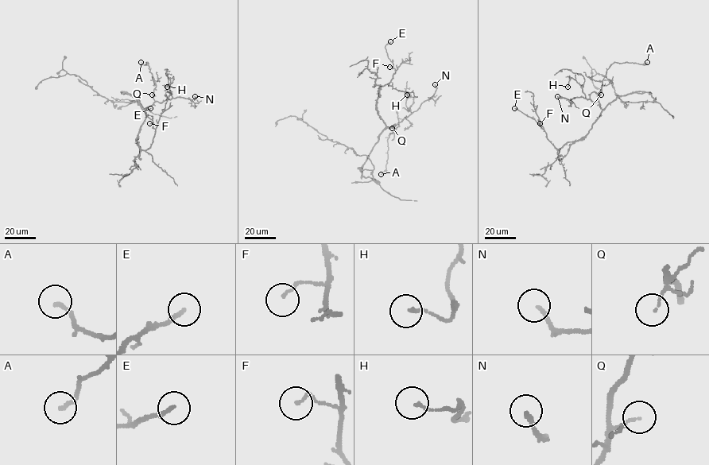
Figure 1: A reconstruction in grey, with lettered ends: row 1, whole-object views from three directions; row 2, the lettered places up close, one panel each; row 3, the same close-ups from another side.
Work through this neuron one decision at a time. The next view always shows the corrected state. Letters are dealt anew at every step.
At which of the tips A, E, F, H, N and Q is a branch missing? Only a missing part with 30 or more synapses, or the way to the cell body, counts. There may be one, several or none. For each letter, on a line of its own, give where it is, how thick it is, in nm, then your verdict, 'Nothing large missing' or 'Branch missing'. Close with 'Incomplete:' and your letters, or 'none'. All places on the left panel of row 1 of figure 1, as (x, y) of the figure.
A: Place: (141, 62). Thickness 170 nm. Nothing large missing
E: Place: (150, 108). Thickness 190 nm. Nothing large missing
F: Place: (149, 123). Thickness 130 nm. Nothing large missing
H: Place: (167, 87). Thickness 130 nm. Nothing large missing
N: Place: (195, 96). Thickness 190 nm. Nothing large missing
Q: Place: (152, 94). Thickness 100 nm. Nothing large missing
Incomplete: none

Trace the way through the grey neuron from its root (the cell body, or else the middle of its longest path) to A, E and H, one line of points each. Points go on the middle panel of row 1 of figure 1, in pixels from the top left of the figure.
A: (364, 162), (377, 141), (378, 136), (388, 126), (394, 125), (396, 129), (388, 139), (386, 169), (381, 174)
E: (364, 162), (386, 126), (376, 105), (377, 90), (390, 81), (395, 71), (385, 48), (390, 41)
H: (364, 162), (381, 133), (412, 113), (409, 107), (413, 98), (407, 94)

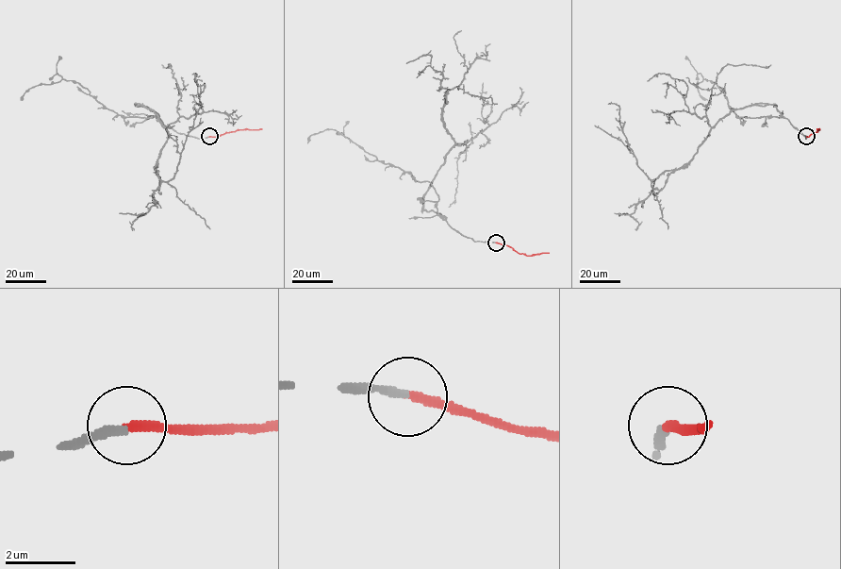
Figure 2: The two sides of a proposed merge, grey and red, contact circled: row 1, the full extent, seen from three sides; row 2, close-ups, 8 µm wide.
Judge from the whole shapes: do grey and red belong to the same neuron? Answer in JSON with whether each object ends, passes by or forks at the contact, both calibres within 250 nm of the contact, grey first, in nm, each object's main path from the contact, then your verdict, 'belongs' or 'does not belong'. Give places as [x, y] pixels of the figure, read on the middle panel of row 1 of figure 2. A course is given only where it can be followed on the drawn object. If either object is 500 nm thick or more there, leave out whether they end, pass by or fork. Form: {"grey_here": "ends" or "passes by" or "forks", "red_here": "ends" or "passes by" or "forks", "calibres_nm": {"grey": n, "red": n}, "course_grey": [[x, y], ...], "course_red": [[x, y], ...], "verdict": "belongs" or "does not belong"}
{"grey_here": "ends", "red_here": "ends", "calibres_nm": {"grey": 220, "red": 260}, "course_grey": [[496, 242], [474, 241], [440, 213], [422, 210], [454, 145], [442, 120], [444, 94], [486, 56], [490, 43]], "course_red": [[496, 242], [527, 256], [549, 252]], "verdict": "belongs"}

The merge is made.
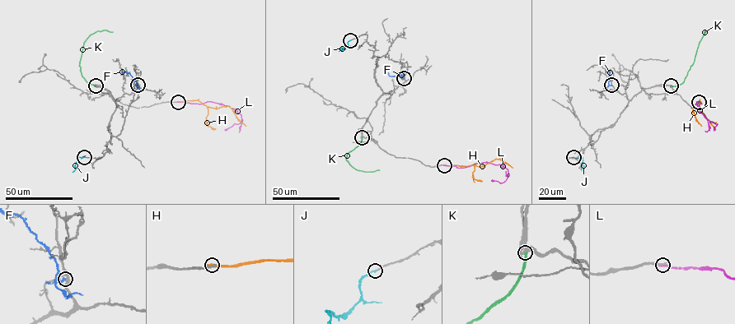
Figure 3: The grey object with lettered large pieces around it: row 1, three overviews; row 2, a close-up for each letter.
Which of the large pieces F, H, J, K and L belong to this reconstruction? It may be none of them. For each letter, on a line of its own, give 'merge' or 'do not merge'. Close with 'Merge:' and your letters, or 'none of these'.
F: do not merge
H: do not merge
J: merge
K: do not merge
L: do not merge
Merge: J

